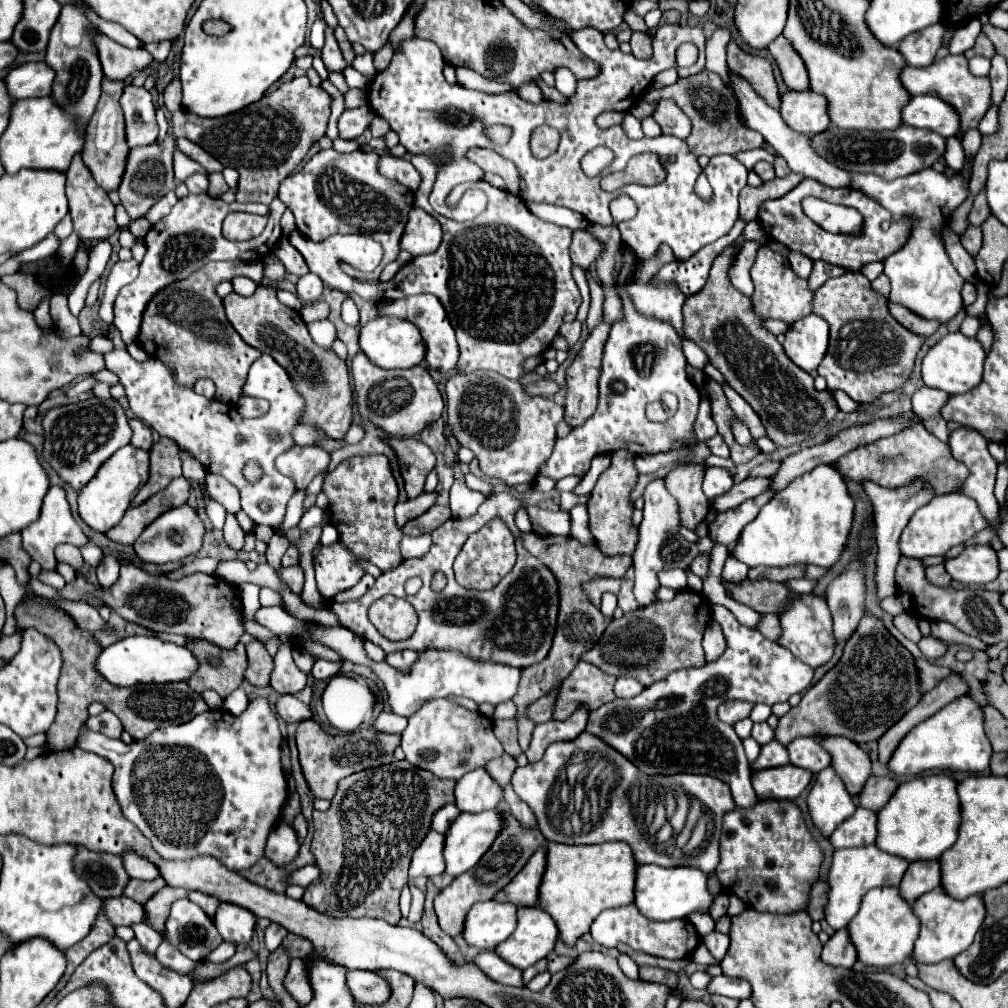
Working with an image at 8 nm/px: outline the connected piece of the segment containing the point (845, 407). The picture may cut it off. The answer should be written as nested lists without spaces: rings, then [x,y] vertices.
[[[835,390],[832,391],[835,401],[837,402],[838,408],[846,413],[855,412],[859,408],[860,404],[851,399],[843,391]]]

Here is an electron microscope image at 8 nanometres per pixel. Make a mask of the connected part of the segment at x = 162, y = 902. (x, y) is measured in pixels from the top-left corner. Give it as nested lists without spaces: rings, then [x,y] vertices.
[[[165,886],[163,890],[159,890],[153,898],[149,898],[143,908],[145,908],[145,924],[151,926],[153,930],[163,930],[163,924],[167,920],[167,912],[171,908],[171,904],[177,900],[177,898],[185,898],[187,892],[183,888],[171,888],[171,886]]]

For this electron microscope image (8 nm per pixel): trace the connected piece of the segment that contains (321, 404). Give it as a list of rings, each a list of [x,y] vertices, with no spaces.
[[[257,286],[257,290],[247,298],[231,292],[223,298],[223,306],[227,320],[237,330],[237,334],[249,346],[271,354],[287,370],[297,392],[305,398],[305,412],[301,414],[299,424],[315,426],[331,438],[343,438],[353,416],[353,390],[349,384],[345,360],[341,360],[333,350],[317,346],[299,312],[283,306],[275,296],[275,288],[271,286]]]

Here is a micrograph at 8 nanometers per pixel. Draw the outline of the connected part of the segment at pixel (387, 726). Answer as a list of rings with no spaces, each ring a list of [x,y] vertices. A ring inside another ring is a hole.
[[[381,712],[373,722],[373,728],[377,732],[387,732],[387,734],[401,734],[405,726],[407,726],[407,718],[399,718],[391,712]]]

